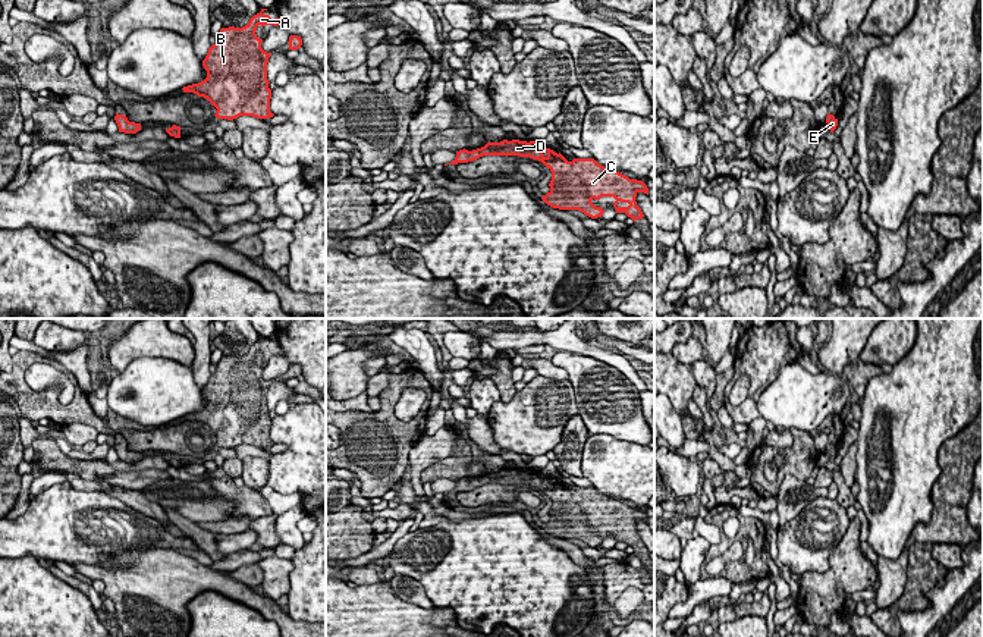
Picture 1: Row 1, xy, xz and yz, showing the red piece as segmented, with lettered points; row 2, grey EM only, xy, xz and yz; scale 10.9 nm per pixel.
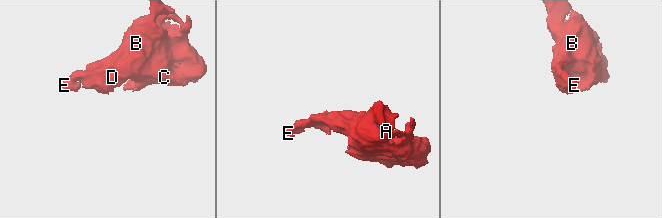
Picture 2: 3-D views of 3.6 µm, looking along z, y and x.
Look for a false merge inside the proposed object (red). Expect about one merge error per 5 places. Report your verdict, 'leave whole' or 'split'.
leave whole

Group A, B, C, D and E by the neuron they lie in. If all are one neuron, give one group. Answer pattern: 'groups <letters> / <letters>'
groups A B C D E

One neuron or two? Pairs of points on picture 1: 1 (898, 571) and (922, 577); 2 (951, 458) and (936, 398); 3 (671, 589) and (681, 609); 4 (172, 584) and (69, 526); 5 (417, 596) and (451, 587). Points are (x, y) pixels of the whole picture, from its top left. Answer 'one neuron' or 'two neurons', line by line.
1: two neurons
2: two neurons
3: two neurons
4: two neurons
5: two neurons

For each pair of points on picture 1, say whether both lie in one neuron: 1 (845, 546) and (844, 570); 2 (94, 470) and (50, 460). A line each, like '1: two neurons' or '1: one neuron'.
1: one neuron
2: one neuron

